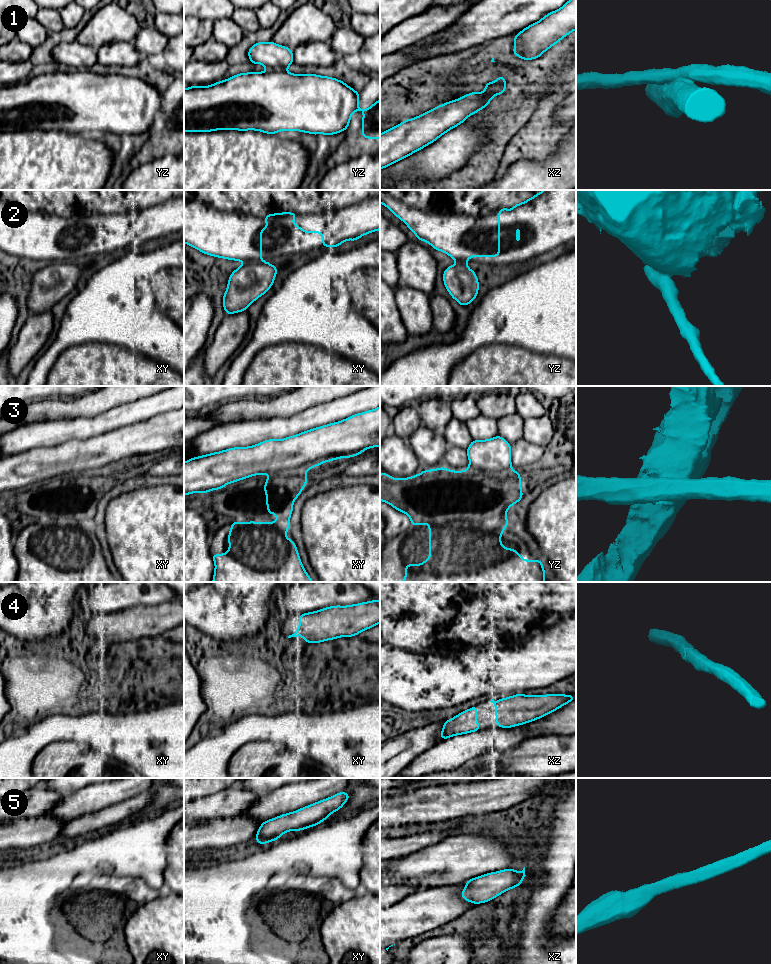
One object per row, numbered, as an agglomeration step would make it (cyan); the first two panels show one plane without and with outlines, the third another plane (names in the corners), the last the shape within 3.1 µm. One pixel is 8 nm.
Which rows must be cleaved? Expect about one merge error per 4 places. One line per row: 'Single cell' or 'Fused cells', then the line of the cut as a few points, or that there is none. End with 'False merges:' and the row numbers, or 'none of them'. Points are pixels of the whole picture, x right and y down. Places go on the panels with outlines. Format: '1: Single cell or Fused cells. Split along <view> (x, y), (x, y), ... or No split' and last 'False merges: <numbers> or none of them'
1: Fused cells. Split along xz (504, 78), (497, 80), (496, 94)
2: Fused cells. Split along xy (255, 260), (246, 263)
3: Fused cells. Split along yz (468, 468), (474, 471), (494, 474), (506, 474), (512, 471)
4: Single cell. No split
5: Single cell. No split
False merges: 1, 2, 3

